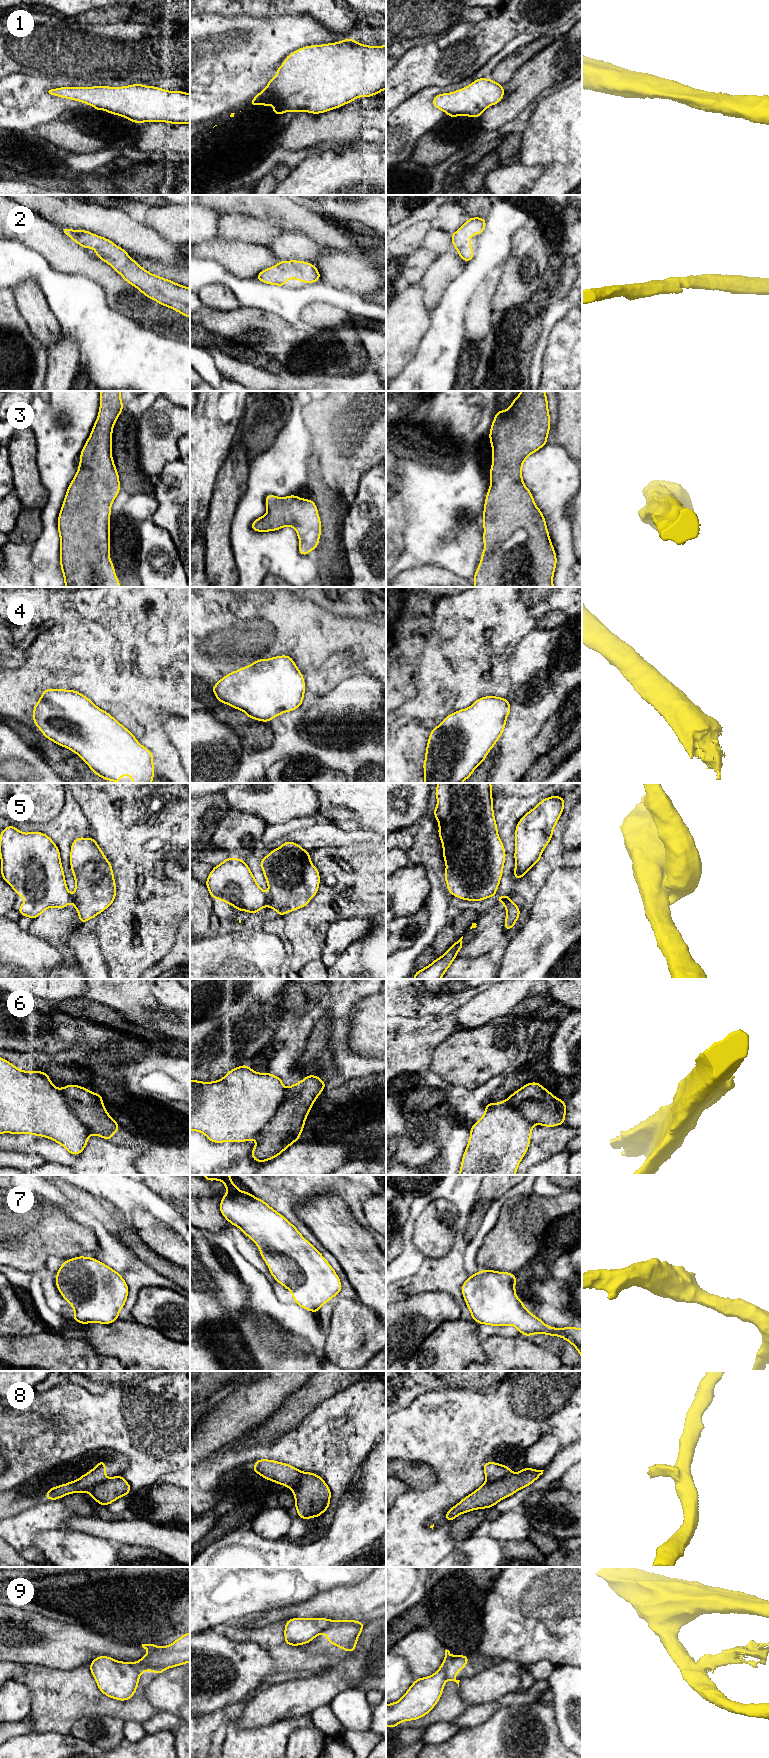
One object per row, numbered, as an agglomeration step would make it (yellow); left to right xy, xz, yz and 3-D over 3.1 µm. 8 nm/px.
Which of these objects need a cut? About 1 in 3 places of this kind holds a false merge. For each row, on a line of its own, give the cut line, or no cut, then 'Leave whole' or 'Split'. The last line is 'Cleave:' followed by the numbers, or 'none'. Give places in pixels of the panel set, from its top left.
1: No split. Leave whole
2: No split. Leave whole
3: No split. Leave whole
4: No split. Leave whole
5: Split along xz (268, 894), (268, 903), (266, 905). Split
6: Split along xz (286, 1089), (284, 1100), (278, 1111), (255, 1138). Split
7: No split. Leave whole
8: Split along yz (511, 1472), (497, 1479), (486, 1481). Split
9: Split along xz (332, 1621), (319, 1633). Split
Cleave: 5, 6, 8, 9

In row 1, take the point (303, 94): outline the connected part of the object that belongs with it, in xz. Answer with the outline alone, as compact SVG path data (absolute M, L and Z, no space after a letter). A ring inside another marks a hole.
M343 39L336 43L305 46L288 55L276 71L278 75L270 78L268 85L251 100L251 107L261 103L277 116L289 111L320 114L340 108L357 97L372 97L386 89L386 45L368 46L359 44L356 39Z

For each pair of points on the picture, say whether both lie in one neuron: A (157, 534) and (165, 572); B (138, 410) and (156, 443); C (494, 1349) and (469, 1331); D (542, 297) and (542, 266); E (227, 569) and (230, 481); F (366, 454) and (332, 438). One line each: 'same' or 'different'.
A: same
B: different
C: different
D: different
E: same
F: same

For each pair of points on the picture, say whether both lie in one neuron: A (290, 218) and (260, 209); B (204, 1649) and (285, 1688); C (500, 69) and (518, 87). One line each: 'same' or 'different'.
A: same
B: different
C: different

